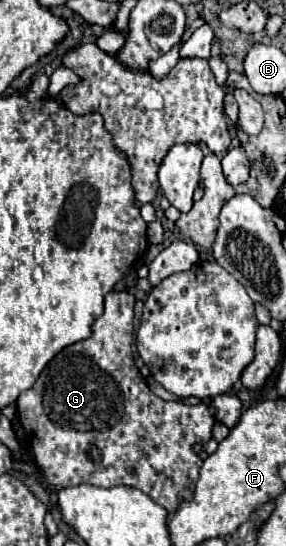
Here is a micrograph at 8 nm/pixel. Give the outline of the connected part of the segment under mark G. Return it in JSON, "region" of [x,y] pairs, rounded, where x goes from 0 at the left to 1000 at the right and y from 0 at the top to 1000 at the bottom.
{"region":[[[388,531],[367,542],[367,571],[360,571],[360,579],[339,582],[325,590],[325,597],[318,597],[325,601],[325,615],[304,619],[304,623],[283,623],[269,630],[248,630],[248,634],[220,637],[150,674],[143,689],[129,692],[129,700],[66,725],[66,733],[59,733],[59,762],[66,762],[66,773],[80,777],[80,788],[94,795],[101,813],[108,813],[108,824],[115,824],[129,853],[143,857],[143,864],[164,872],[171,886],[192,897],[213,897],[213,894],[234,894],[234,890],[276,890],[276,886],[325,886],[325,890],[360,890],[360,894],[395,894],[395,890],[423,890],[423,886],[430,890],[465,890],[465,894],[486,894],[493,901],[507,901],[549,923],[563,923],[605,945],[619,938],[619,930],[626,930],[626,908],[633,908],[633,919],[675,912],[675,897],[682,897],[675,886],[689,883],[696,857],[710,850],[703,839],[675,828],[675,817],[738,806],[738,788],[745,788],[752,766],[738,762],[738,755],[731,755],[731,747],[717,740],[654,744],[640,736],[577,736],[577,733],[563,733],[556,725],[542,725],[521,714],[521,707],[507,703],[493,681],[479,678],[479,670],[465,663],[465,560],[472,560],[472,542],[465,538],[451,538],[437,531],[423,531],[423,535]]]}

